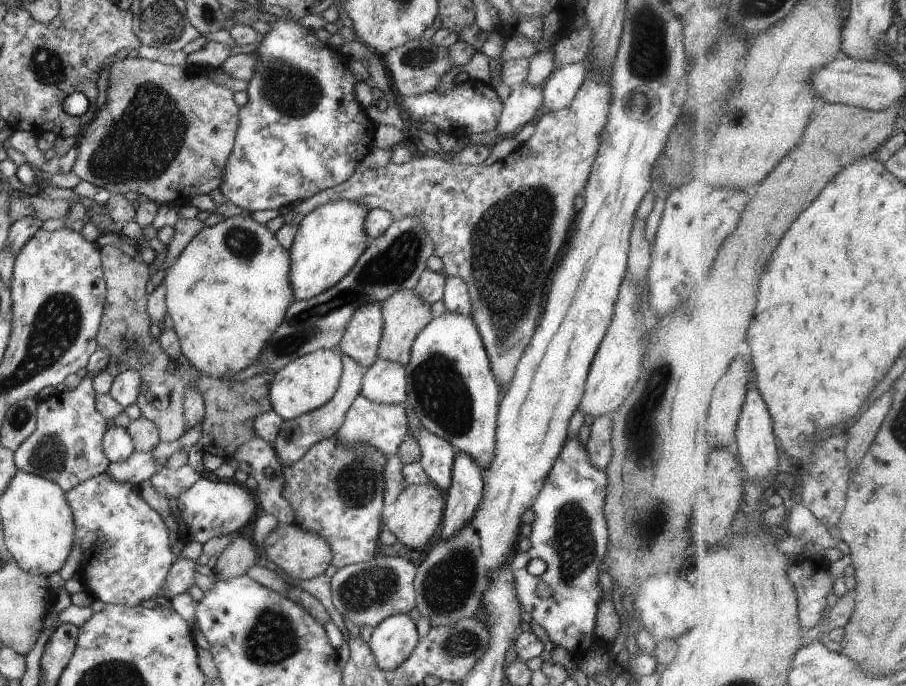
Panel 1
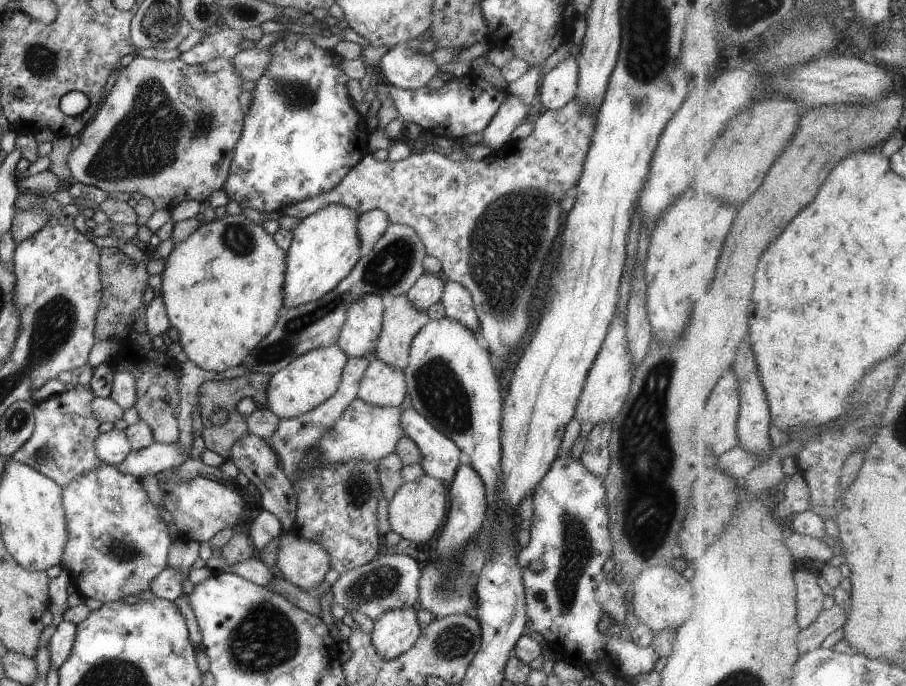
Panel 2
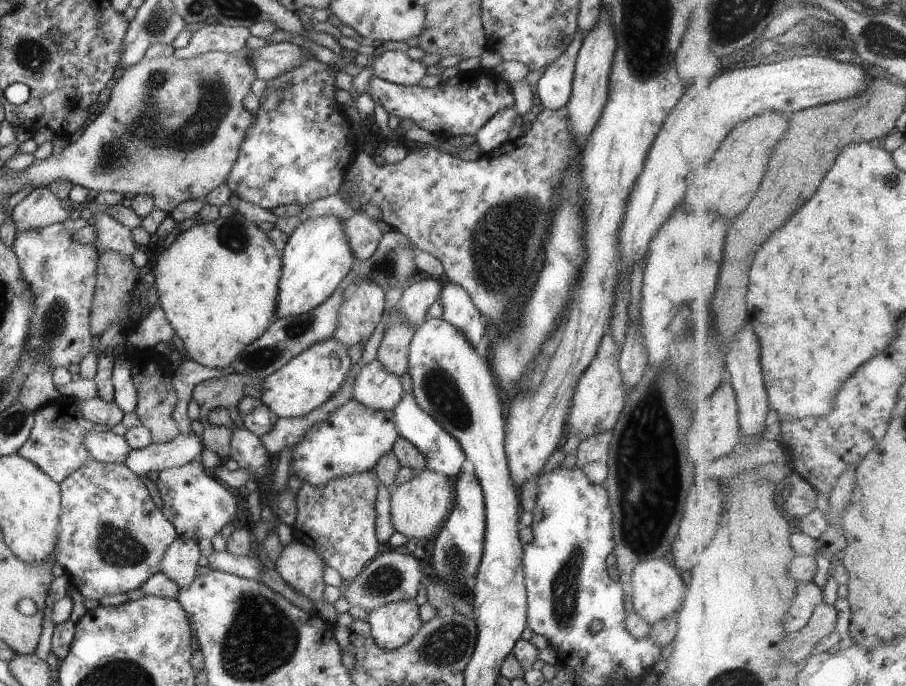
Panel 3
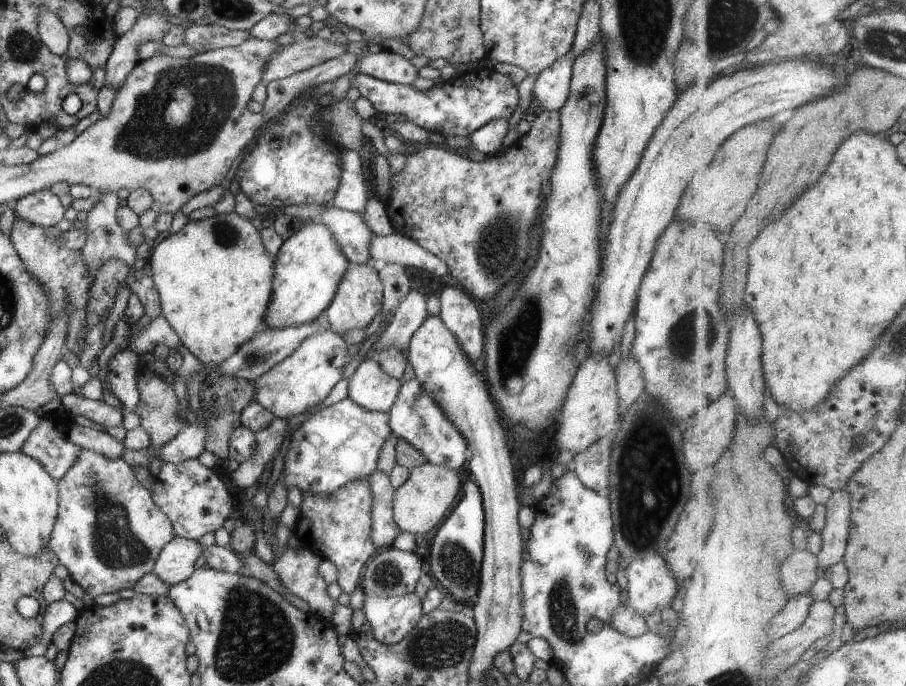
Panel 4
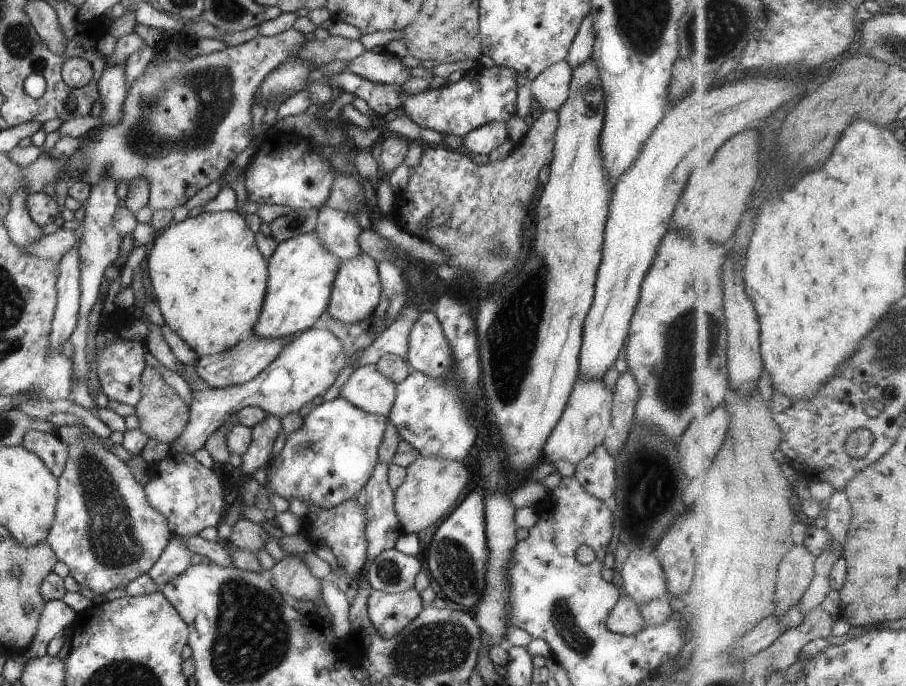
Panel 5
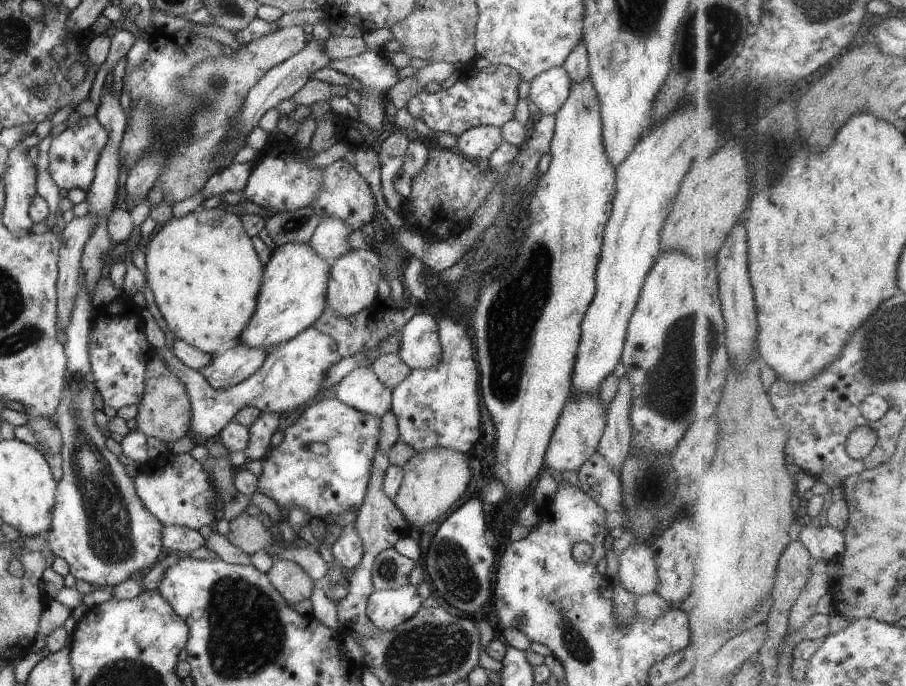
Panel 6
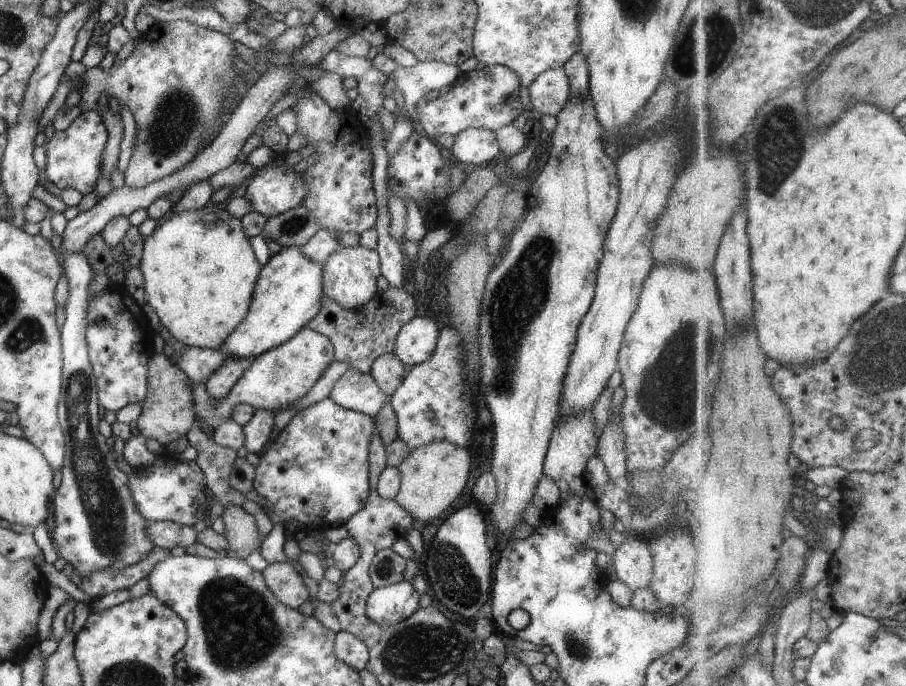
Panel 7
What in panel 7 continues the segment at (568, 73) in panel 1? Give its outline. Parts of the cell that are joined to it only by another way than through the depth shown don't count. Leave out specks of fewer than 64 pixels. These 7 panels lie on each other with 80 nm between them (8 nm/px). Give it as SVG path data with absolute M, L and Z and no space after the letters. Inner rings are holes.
M563 67L547 69L536 76L528 86L531 106L540 114L555 117L570 98L567 75Z

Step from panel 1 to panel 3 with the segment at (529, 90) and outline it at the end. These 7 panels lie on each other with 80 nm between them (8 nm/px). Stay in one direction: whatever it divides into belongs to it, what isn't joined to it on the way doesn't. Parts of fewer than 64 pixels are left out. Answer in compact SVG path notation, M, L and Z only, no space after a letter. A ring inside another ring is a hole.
M507 105L505 108L498 110L477 132L475 136L474 148L482 153L491 153L497 147L500 147L508 140L508 134L511 130L516 108L513 105Z

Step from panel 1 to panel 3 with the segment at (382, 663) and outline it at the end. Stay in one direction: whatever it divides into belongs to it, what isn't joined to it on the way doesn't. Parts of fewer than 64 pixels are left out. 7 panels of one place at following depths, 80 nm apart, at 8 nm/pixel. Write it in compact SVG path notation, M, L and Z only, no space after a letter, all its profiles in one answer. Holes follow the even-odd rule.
M414 599L382 604L367 613L370 635L377 648L393 651L403 646L421 626Z

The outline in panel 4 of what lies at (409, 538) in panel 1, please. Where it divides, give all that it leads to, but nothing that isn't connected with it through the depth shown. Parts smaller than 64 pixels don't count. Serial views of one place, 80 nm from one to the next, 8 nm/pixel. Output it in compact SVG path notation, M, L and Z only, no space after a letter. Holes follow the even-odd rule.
M427 461L413 466L409 469L407 480L394 489L393 493L393 520L399 530L413 535L425 534L431 530L435 524L441 522L441 518L445 518L445 512L451 508L461 484L456 470L446 469Z

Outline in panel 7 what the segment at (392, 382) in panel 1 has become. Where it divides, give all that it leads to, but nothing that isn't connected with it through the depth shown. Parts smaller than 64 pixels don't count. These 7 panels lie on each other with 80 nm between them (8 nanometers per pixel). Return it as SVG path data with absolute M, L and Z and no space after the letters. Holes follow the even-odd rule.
M349 368L333 383L329 398L343 408L374 417L377 411L387 402L386 394L377 386L376 380L370 373L359 372Z

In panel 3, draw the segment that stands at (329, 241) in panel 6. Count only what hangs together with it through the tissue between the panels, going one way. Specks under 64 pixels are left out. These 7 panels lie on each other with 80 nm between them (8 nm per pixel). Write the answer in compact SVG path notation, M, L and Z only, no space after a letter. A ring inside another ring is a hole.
M363 211L354 212L349 218L340 221L355 260L363 260L371 256L383 234L380 222Z

